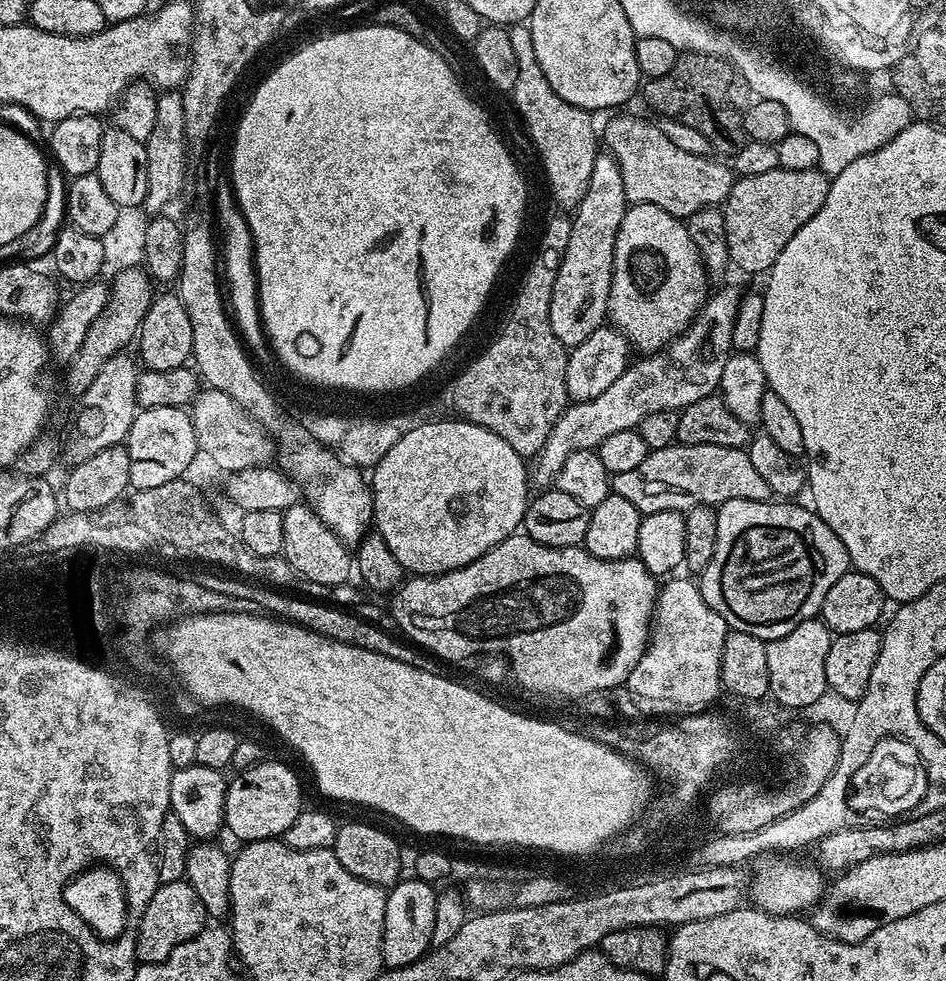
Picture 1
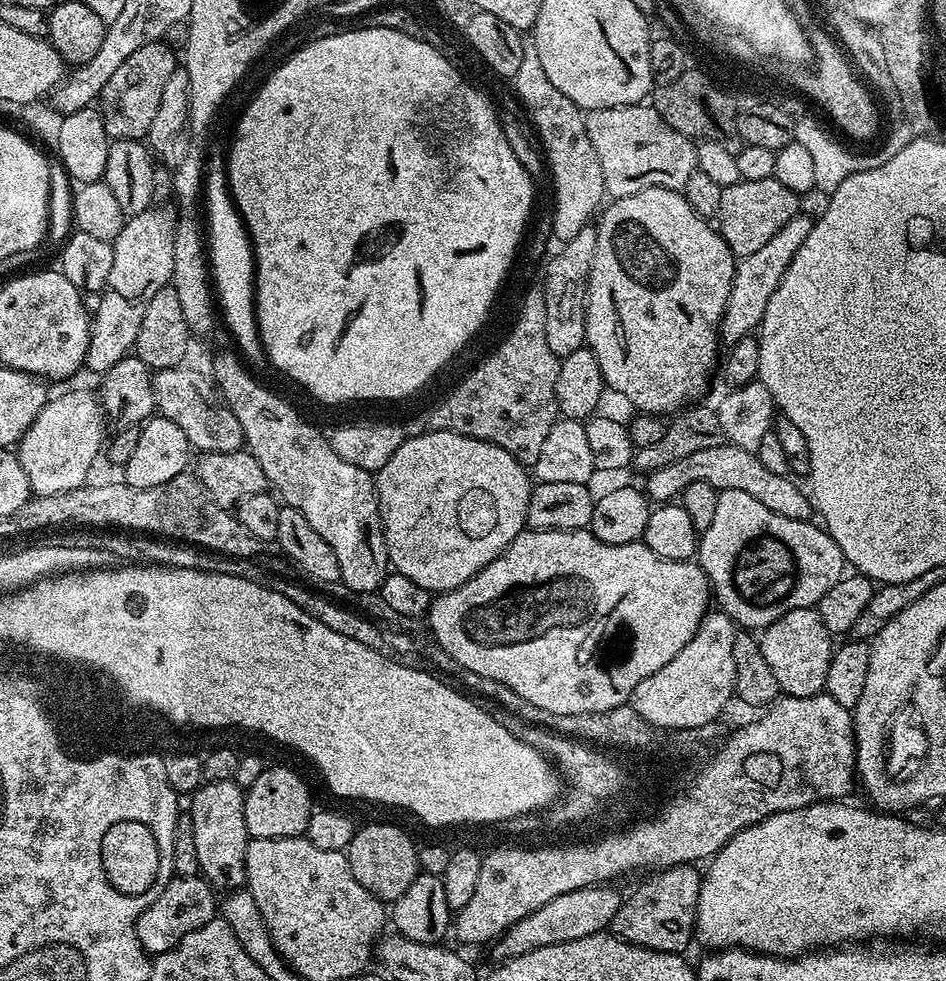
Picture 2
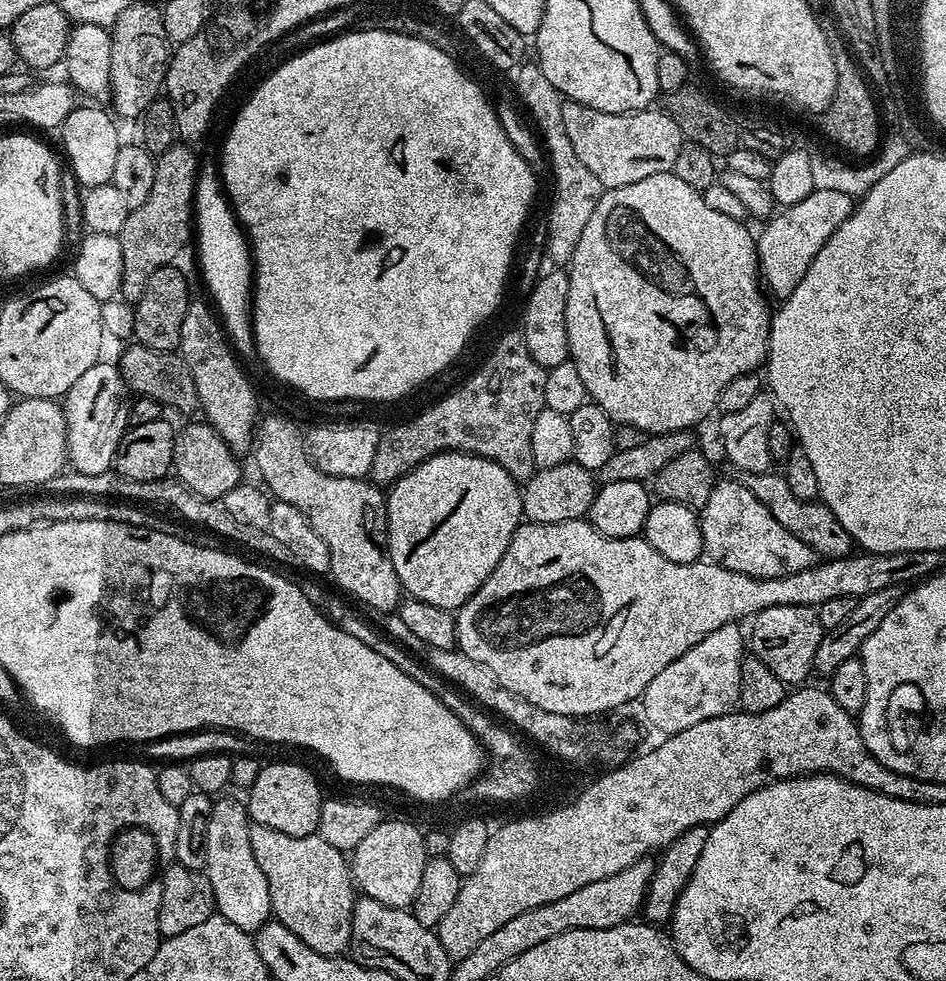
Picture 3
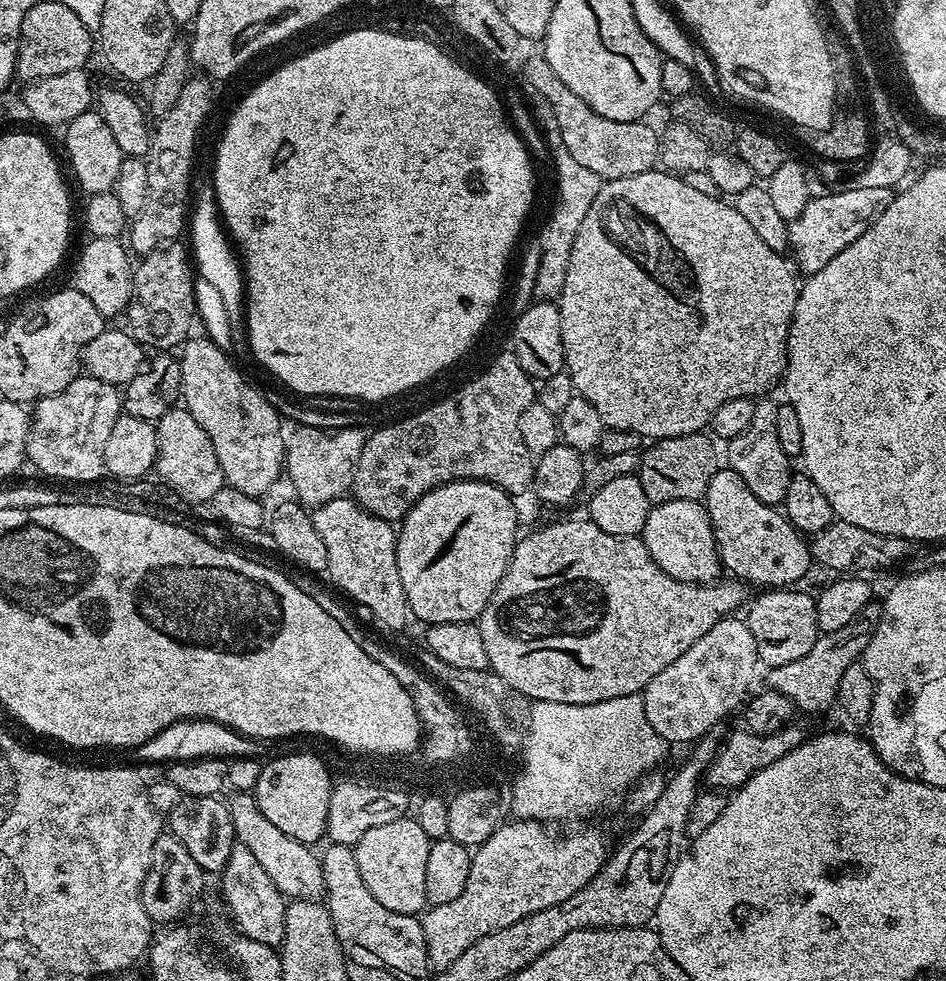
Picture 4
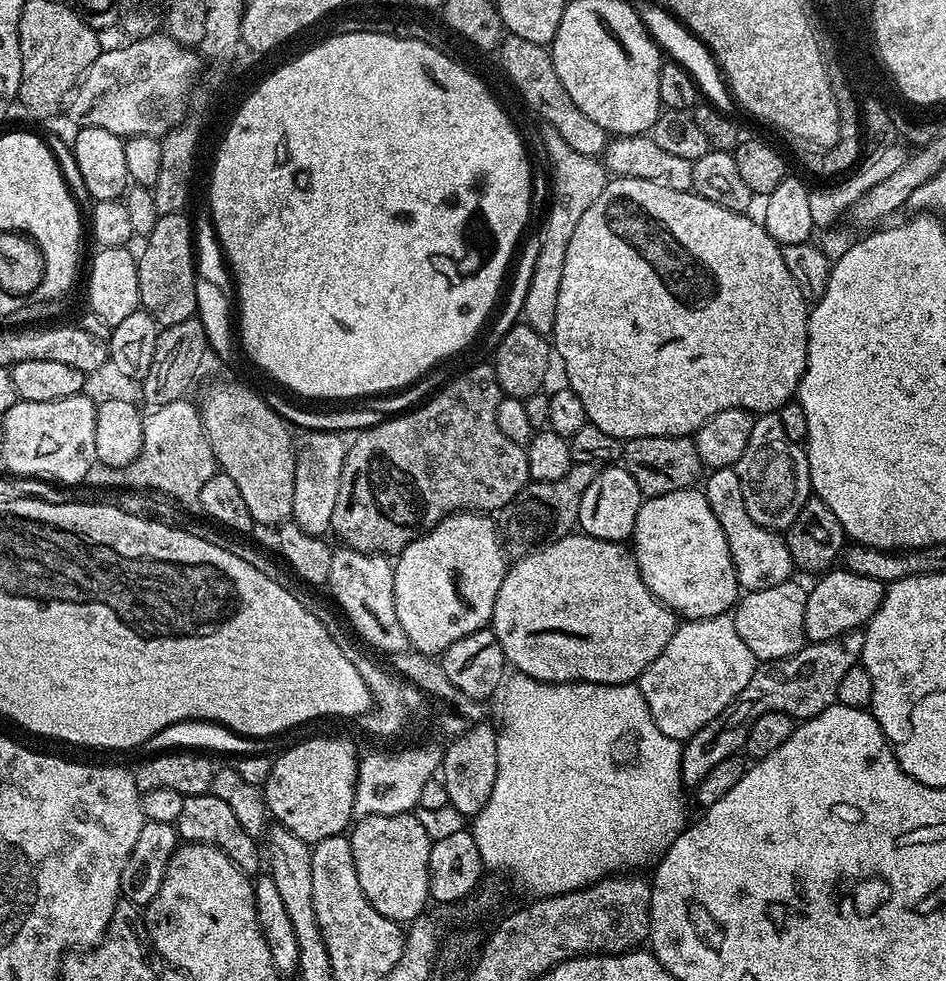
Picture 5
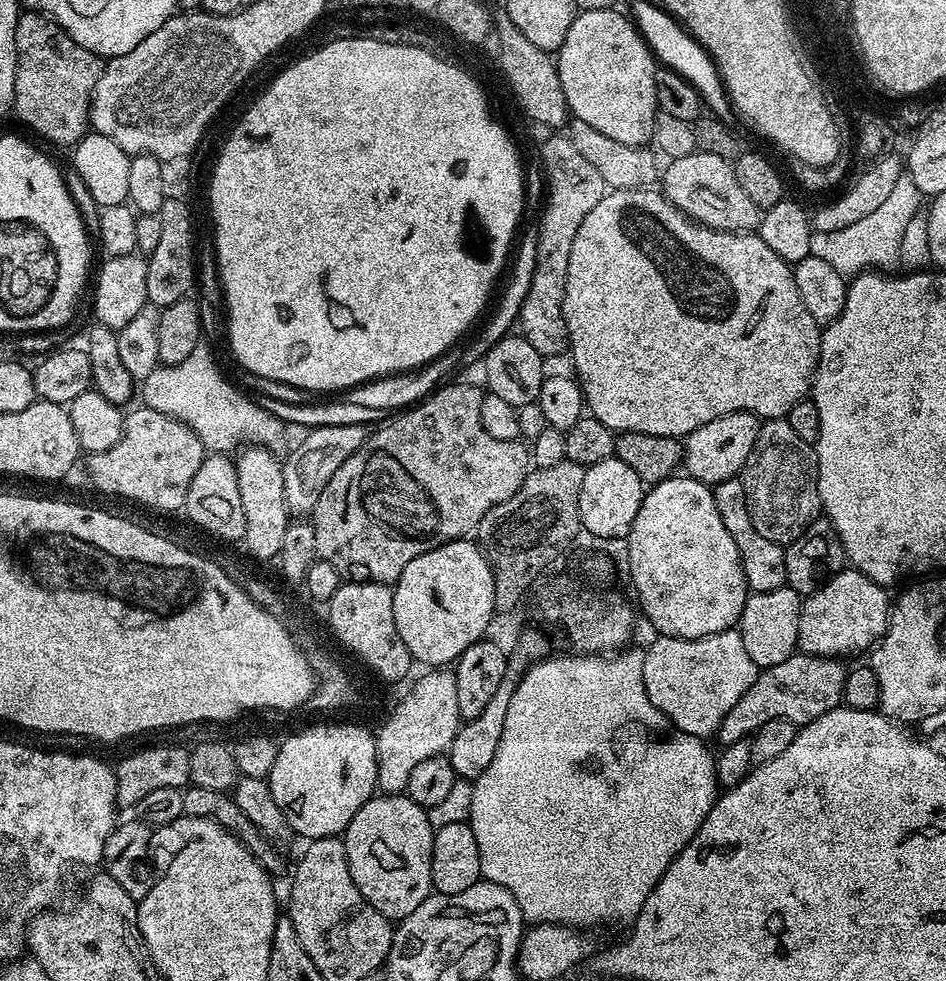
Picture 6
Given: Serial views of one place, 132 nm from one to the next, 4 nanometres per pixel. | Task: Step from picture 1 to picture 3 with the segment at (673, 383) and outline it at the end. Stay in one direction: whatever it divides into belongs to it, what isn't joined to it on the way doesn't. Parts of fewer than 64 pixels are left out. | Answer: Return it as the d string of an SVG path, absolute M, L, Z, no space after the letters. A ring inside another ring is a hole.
M815 188L802 202L794 202L781 207L763 225L764 228L755 237L756 257L760 263L760 275L762 284L773 297L786 298L794 289L800 287L805 280L806 270L815 264L818 250L827 244L828 239L850 218L854 207L854 197L850 194L842 194L842 190L826 190Z

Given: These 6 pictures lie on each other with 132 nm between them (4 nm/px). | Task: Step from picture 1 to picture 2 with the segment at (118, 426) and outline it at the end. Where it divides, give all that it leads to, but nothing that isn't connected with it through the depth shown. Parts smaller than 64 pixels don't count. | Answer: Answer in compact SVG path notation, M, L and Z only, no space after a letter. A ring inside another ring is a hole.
M64 392L61 396L53 395L46 406L34 418L34 422L26 434L20 439L18 455L22 470L26 470L26 478L30 482L33 493L37 496L46 494L62 494L66 490L74 490L82 486L89 479L88 471L96 460L96 455L101 455L106 444L104 436L104 415L105 409L99 399L88 392Z

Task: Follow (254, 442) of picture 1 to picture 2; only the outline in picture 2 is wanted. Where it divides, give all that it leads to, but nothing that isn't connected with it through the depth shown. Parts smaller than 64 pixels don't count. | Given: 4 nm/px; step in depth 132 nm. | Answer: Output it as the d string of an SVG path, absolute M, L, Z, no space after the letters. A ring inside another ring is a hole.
M188 367L161 368L152 372L156 412L174 422L174 426L186 434L189 445L195 451L197 448L197 453L241 451L245 442L242 426L238 426L238 418L234 418L213 381L205 373L204 377L202 373Z

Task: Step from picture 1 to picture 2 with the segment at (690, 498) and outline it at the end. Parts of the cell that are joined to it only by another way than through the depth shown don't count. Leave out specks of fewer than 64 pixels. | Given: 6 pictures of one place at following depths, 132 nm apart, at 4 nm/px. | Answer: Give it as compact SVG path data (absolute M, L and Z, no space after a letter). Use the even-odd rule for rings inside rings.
M727 442L710 446L710 450L697 450L694 454L686 454L686 458L670 466L662 466L658 470L647 473L646 480L648 480L647 495L656 502L675 501L688 484L706 482L711 488L720 492L742 490L745 494L750 494L750 498L758 498L762 506L774 510L774 514L782 514L782 518L807 520L814 512L814 504L809 493L805 489L803 492L795 484L797 481L791 475L772 473L768 467L762 466L755 452L742 450Z

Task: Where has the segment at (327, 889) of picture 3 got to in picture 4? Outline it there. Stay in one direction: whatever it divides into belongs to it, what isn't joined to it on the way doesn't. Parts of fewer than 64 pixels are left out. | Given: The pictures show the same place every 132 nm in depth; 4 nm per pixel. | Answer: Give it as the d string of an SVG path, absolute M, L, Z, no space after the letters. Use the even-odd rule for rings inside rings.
M236 792L233 800L227 801L230 810L230 818L234 822L234 834L236 843L246 846L254 858L266 870L270 882L278 886L278 890L285 898L293 900L311 900L319 897L324 890L324 879L322 878L322 866L320 856L317 855L309 845L291 840L278 826L273 826L268 819L258 810L258 802L252 792Z

